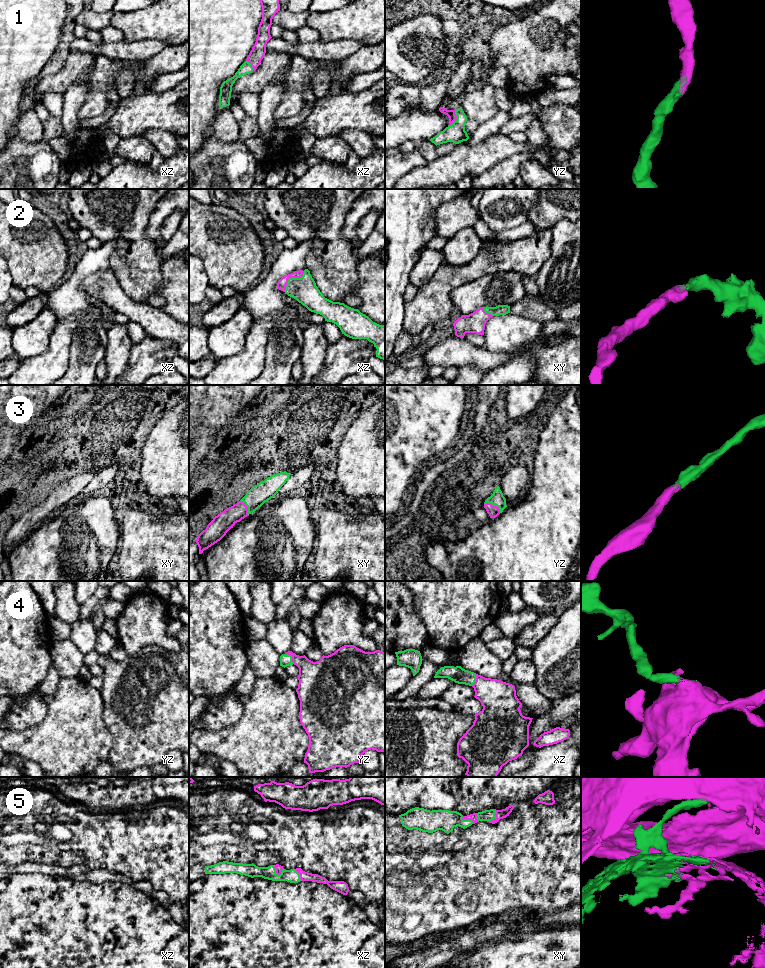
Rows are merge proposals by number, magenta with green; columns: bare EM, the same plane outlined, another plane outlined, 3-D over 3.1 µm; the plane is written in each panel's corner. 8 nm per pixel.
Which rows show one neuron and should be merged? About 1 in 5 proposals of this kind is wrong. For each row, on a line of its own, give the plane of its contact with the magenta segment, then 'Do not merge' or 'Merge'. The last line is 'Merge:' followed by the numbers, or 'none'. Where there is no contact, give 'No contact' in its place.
1: Touches magenta in yz. Merge
2: Touches magenta in xz. Merge
3: Touches magenta in yz. Merge
4: Touches magenta in yz. Merge
5: Touches magenta in xz. Do not merge
Merge: 1, 2, 3, 4

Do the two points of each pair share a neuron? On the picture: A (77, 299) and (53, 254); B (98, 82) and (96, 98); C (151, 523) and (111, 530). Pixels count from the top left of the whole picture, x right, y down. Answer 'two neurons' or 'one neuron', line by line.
A: two neurons
B: one neuron
C: two neurons

